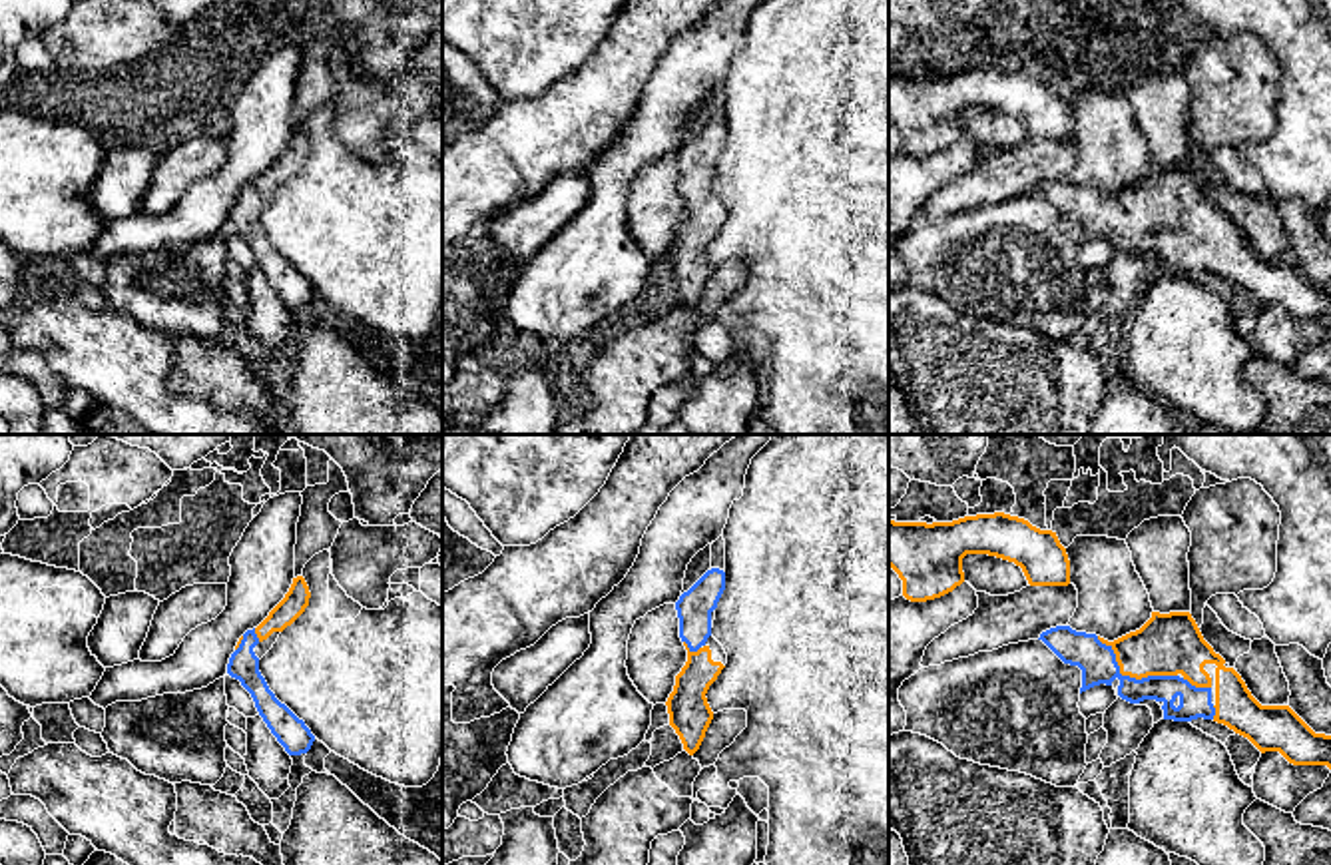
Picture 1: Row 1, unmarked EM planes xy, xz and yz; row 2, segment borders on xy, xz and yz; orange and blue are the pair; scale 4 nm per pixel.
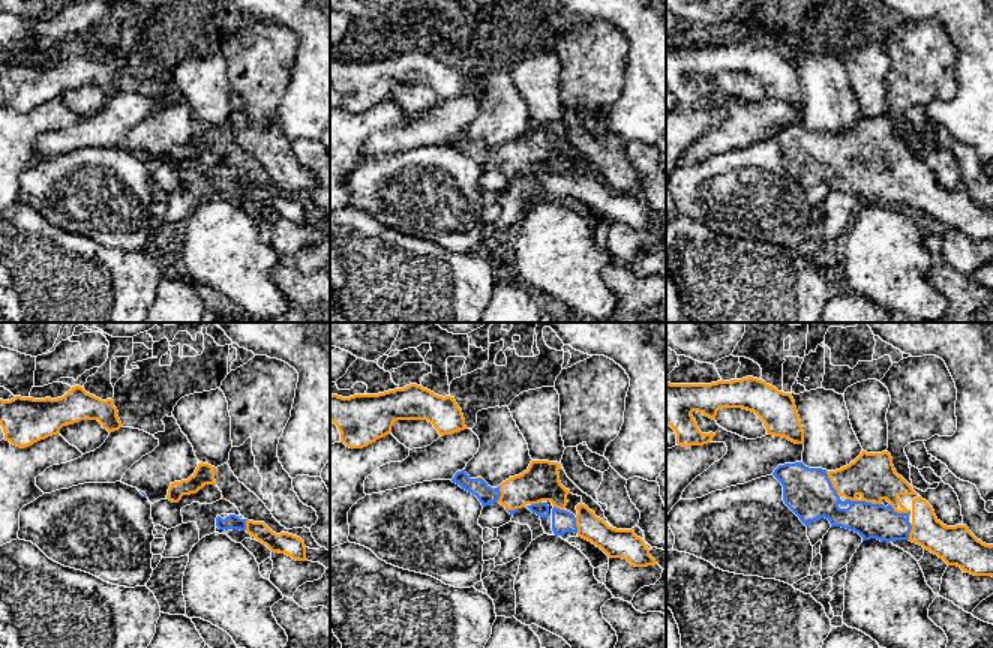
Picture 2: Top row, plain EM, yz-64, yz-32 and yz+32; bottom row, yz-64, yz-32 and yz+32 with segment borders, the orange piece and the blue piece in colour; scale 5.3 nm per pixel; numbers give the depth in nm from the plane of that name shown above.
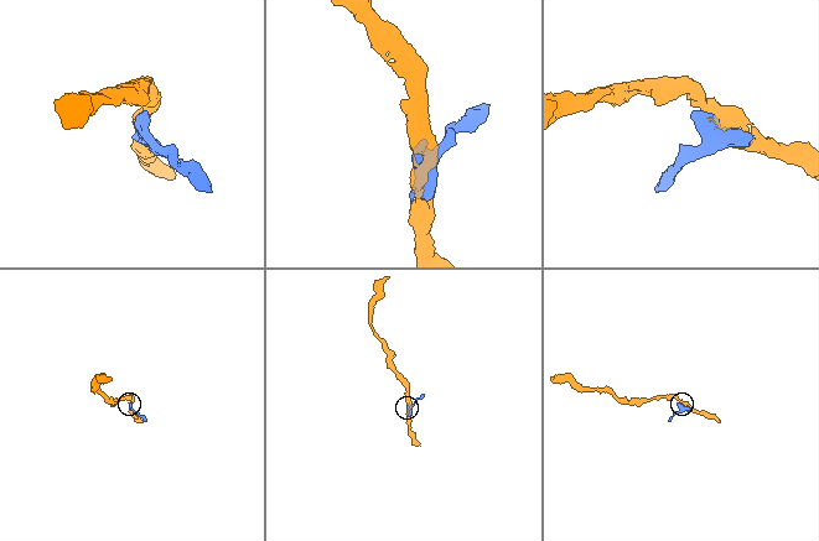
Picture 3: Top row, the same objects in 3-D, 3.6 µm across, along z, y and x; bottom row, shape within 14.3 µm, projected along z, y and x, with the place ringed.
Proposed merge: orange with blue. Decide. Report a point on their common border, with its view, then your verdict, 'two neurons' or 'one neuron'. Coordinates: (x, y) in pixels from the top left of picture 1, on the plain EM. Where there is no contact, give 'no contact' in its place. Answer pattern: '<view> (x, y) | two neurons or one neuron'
yz (1130, 230) | one neuron

